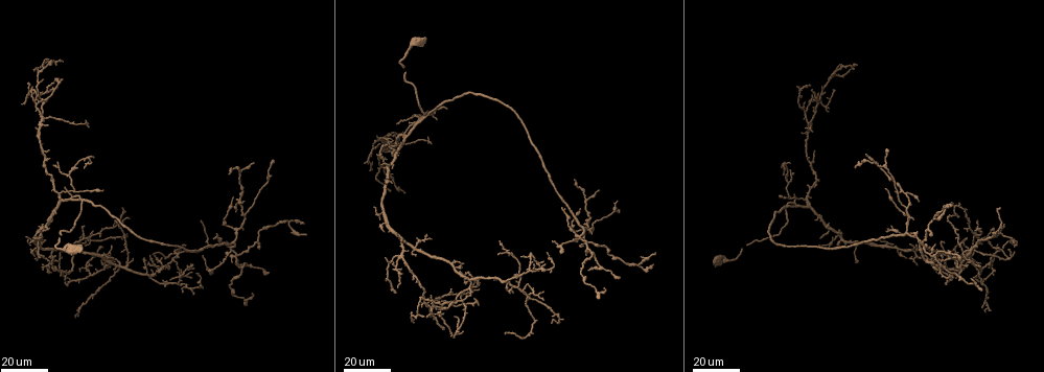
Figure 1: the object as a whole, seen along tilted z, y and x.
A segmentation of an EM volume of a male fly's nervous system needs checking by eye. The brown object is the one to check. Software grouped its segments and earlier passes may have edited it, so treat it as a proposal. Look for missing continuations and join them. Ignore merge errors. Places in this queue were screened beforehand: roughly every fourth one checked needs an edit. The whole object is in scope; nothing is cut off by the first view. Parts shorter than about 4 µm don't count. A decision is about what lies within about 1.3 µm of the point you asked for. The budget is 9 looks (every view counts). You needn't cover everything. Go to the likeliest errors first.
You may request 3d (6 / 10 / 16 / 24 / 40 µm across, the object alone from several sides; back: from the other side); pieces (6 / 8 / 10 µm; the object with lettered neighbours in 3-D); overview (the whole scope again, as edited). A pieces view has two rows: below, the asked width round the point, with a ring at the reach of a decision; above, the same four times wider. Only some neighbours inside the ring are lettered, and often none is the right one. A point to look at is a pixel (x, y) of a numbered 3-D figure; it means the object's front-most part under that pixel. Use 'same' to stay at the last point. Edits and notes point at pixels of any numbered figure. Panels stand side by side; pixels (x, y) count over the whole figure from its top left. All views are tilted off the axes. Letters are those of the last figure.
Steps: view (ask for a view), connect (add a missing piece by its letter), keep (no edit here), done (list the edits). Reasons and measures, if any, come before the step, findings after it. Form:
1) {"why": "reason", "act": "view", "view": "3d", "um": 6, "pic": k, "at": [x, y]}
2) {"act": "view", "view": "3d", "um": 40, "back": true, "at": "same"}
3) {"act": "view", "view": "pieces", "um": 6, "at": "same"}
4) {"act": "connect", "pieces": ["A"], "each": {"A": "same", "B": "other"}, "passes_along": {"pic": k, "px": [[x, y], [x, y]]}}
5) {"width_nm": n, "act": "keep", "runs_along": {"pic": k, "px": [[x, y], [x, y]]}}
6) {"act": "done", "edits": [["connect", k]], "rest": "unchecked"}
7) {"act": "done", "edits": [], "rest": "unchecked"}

{"why": "thin end", "act": "view", "view": "3d", "um": 40, "pic": 1, "at": [562, 207]}

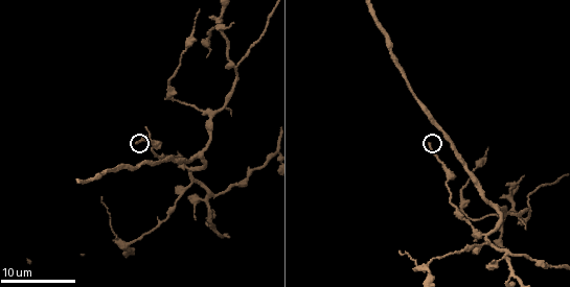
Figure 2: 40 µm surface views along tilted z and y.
{"act": "view", "view": "pieces", "um": 8, "pic": 2, "at": [431, 145]}

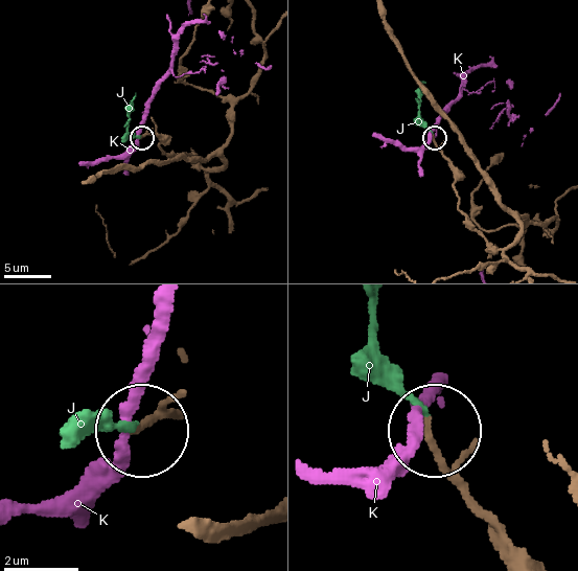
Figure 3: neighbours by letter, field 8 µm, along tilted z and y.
{"act": "connect", "pieces": ["J"], "each": {"J": "same", "K": "other"}, "passes_along": {"pic": 3, "px": [[156, 135], [134, 135], [129, 131], [129, 108], [135, 94]]}, "found": "it goes on there"}

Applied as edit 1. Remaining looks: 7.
{"why": "end of a long branch", "act": "view", "view": "3d", "um": 24, "pic": 1, "at": [1004, 224]}

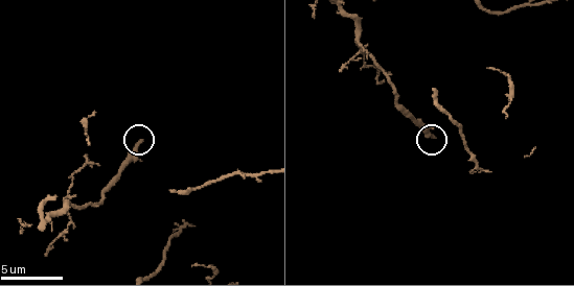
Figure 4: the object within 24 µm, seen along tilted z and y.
{"why": "see the neighbours", "act": "view", "view": "pieces", "um": 6, "pic": 4, "at": [434, 135]}

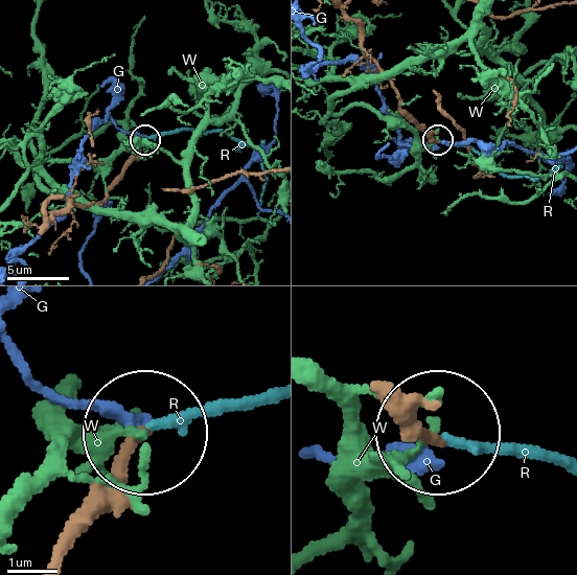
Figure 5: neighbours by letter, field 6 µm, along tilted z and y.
{"act": "connect", "pieces": ["R"], "each": {"G": "other", "R": "same", "W": "other"}, "passes_along": {"pic": 5, "px": [[61, 544], [138, 427], [267, 404]]}, "found": "the neuron continues"}

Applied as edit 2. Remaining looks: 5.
{"why": "see it whole again", "act": "view", "view": "overview"}

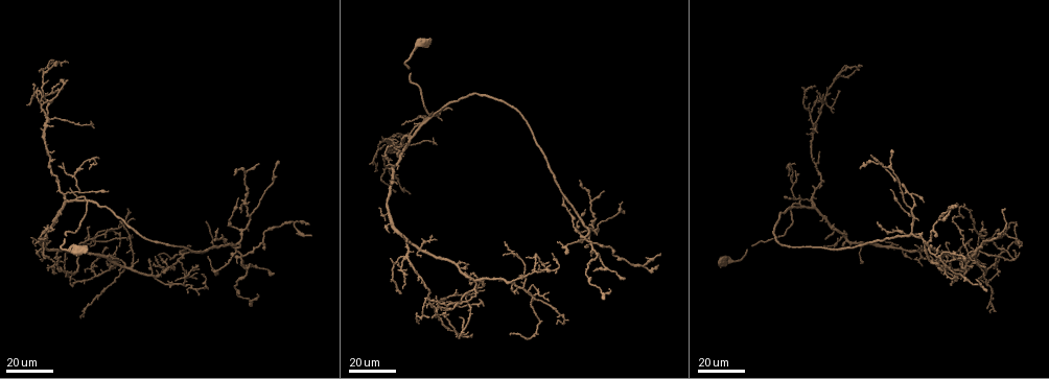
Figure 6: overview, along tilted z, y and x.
{"act": "view", "view": "3d", "um": 40, "pic": 6, "at": [432, 235]}

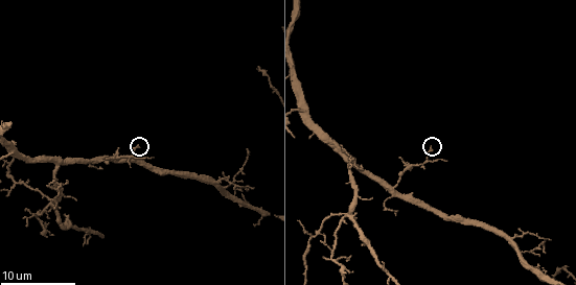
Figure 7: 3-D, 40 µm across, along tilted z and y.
{"why": "what lies round it", "act": "view", "view": "pieces", "um": 6, "pic": 7, "at": [432, 147]}

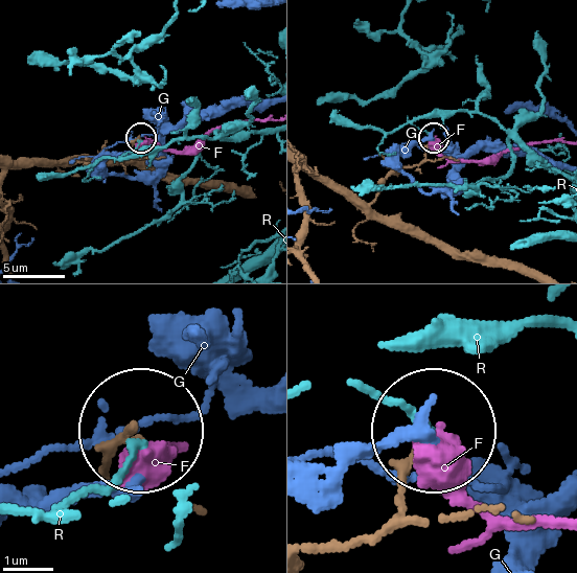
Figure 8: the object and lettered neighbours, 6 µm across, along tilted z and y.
{"act": "keep", "each": {"F": "other", "G": "other", "R": "other"}, "found": "none of them fits"}

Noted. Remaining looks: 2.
{"why": "tapers out", "act": "view", "view": "3d", "um": 40, "pic": 6, "at": [196, 264]}

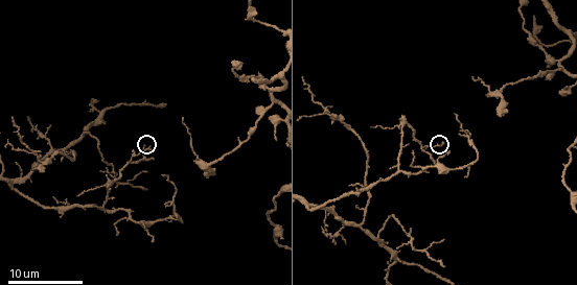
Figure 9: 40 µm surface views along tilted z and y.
{"why": "see the neighbours", "act": "view", "view": "pieces", "um": 6, "pic": 9, "at": [148, 147]}

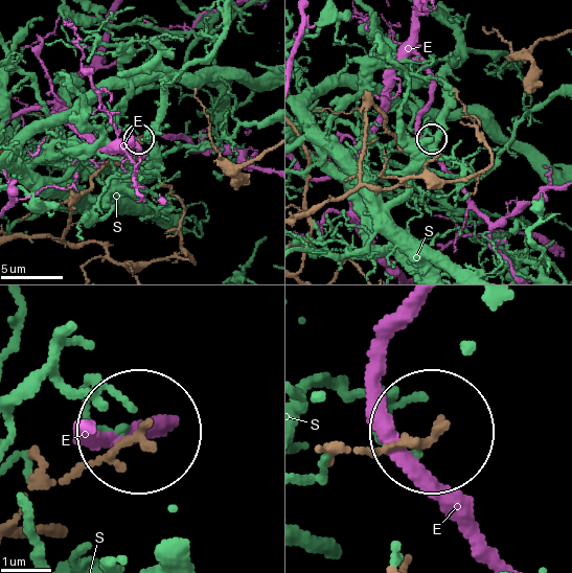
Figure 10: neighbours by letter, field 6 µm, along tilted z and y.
{"width_nm": 160, "act": "keep", "each": {"E": "other", "S": "other"}, "runs_along": {"pic": 10, "px": [[327, 453], [434, 435]]}, "found": "none of them fits"}

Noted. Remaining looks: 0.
{"act": "done", "edits": [["connect", 3], ["connect", 5]], "rest": "unchecked"}

